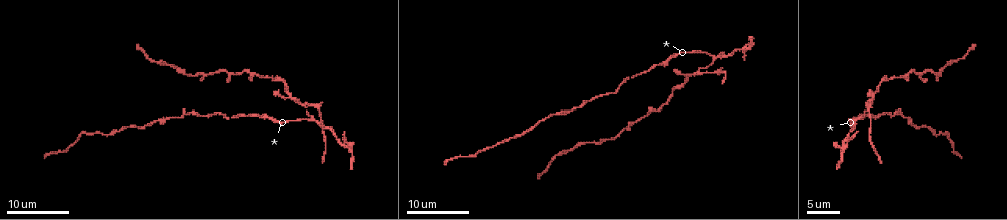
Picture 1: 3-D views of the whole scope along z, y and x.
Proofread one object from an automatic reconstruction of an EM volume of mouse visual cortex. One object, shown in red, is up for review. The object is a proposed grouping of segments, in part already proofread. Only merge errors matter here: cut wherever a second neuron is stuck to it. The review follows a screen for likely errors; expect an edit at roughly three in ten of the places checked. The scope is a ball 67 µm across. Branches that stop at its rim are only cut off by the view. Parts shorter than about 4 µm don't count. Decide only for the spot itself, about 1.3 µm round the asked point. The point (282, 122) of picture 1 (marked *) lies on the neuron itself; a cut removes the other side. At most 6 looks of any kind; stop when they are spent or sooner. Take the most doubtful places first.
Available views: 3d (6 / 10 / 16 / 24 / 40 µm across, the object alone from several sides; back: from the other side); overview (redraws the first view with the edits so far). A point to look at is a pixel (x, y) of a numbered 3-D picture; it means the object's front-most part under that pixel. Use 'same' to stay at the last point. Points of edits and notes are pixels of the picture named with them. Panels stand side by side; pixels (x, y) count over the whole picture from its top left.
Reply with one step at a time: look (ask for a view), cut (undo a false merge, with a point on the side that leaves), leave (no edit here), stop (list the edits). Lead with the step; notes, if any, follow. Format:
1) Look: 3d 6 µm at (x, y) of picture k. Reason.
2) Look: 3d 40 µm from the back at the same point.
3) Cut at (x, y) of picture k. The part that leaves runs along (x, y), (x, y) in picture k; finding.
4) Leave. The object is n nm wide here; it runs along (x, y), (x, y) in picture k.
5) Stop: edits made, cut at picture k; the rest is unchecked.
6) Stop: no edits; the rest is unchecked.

Look: 3d 24 µm at (699, 73) of picture 1. Three-way junction.

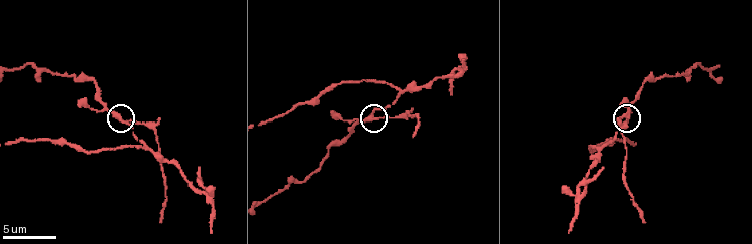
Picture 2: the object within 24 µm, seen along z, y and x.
Look: 3d 6 µm at (375, 119) of picture 2. Zoom in.

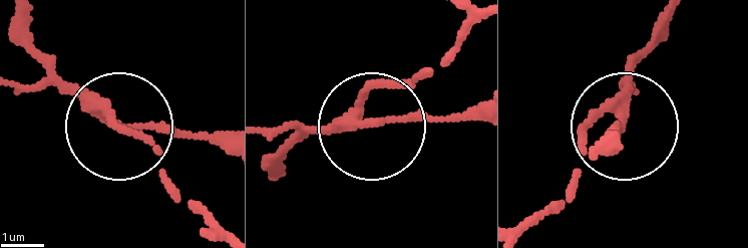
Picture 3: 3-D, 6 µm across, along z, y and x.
Cut at (156, 127) of picture 3. The part that leaves runs along (346, 127), (471, 116) in picture 3; two neurons meet here.

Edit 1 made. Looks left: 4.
Look: overview. See it whole again.

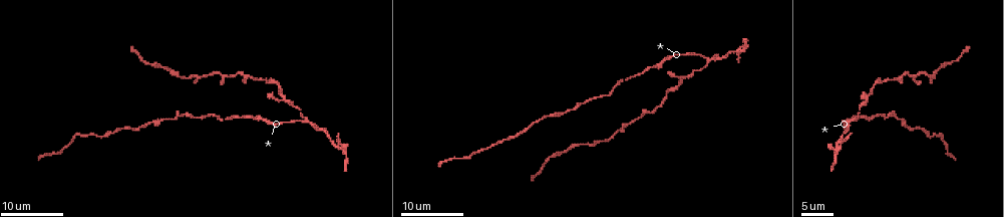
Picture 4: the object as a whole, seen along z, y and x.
Look: 3d 24 µm at (893, 115) of picture 4.

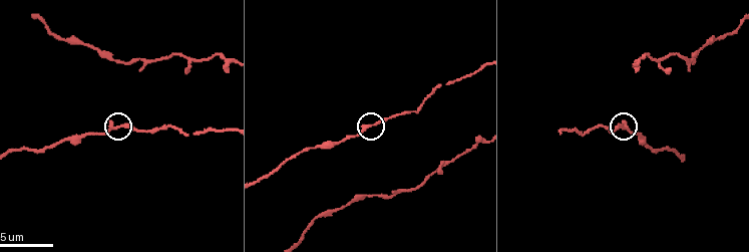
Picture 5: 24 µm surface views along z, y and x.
Look: 3d 10 µm at (119, 128) of picture 5.

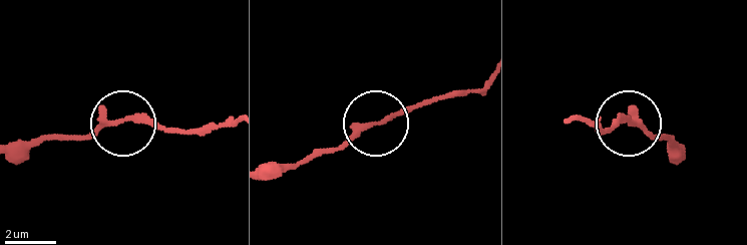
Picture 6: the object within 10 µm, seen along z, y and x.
Look: 3d 10 µm from the back at (123, 121) of picture 6.

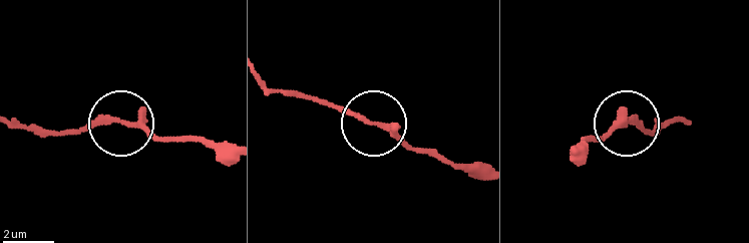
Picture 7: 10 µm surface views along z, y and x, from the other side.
Leave. It runs along (17, 124), (55, 132), (120, 124), (176, 139) in picture 7; continuous, no second neuron.

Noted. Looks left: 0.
Stop: edits made, cut at picture 3; the rest is unchecked.

